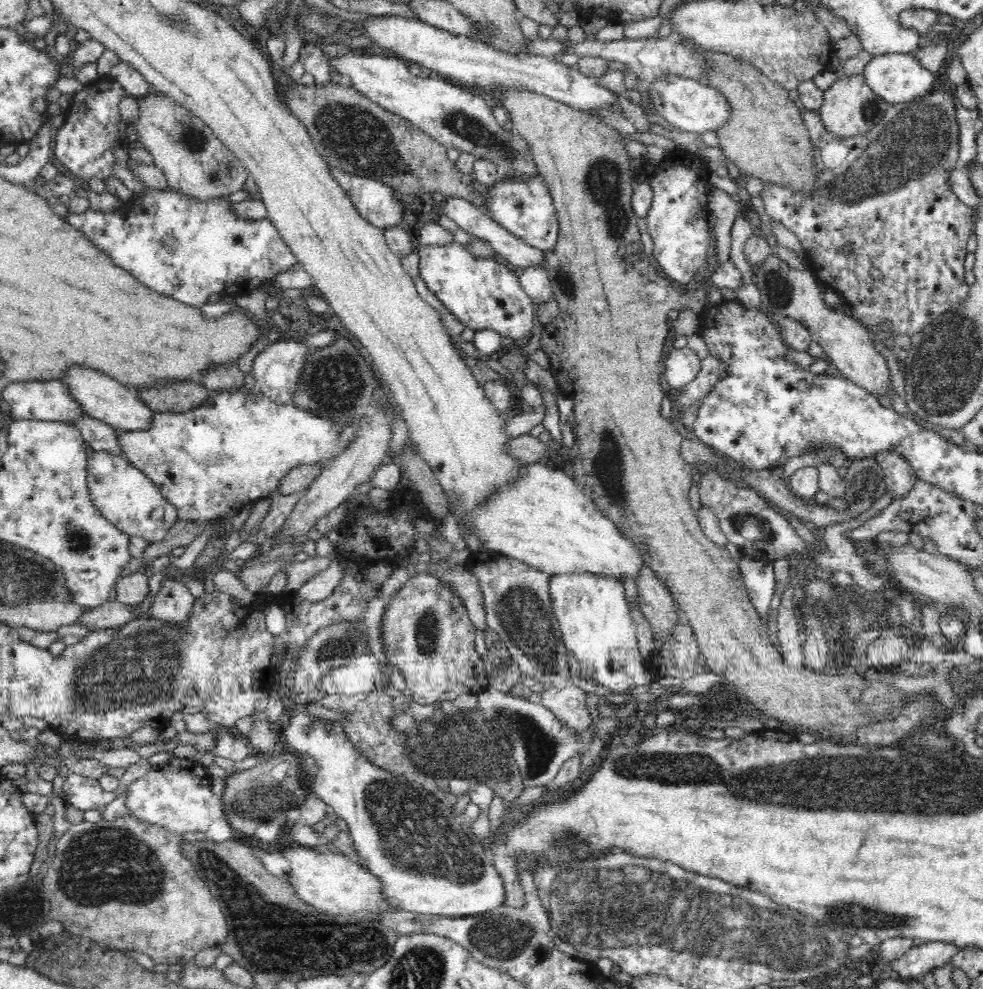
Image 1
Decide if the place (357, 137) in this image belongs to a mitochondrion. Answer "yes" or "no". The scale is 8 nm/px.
yes

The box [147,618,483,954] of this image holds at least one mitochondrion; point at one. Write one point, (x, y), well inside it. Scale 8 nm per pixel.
(268, 799)

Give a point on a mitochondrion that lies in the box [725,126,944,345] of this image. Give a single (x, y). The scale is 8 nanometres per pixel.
(780, 291)

